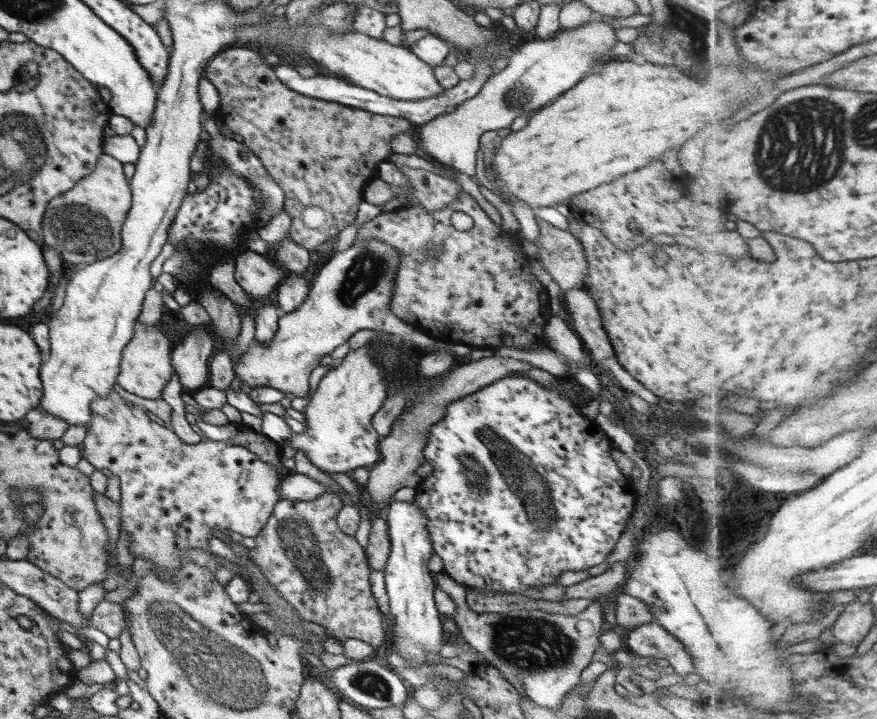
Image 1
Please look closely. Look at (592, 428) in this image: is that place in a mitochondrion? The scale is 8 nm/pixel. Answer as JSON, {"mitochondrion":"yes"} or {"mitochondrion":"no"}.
{"mitochondrion":"no"}

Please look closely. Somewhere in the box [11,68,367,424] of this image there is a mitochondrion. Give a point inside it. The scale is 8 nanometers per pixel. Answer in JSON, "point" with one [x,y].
{"point":[79,227]}

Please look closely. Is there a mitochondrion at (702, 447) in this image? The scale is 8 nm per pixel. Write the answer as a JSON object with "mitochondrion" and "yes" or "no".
{"mitochondrion":"yes"}

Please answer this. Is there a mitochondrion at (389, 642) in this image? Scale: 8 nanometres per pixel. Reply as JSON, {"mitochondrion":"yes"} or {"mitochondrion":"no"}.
{"mitochondrion":"no"}

